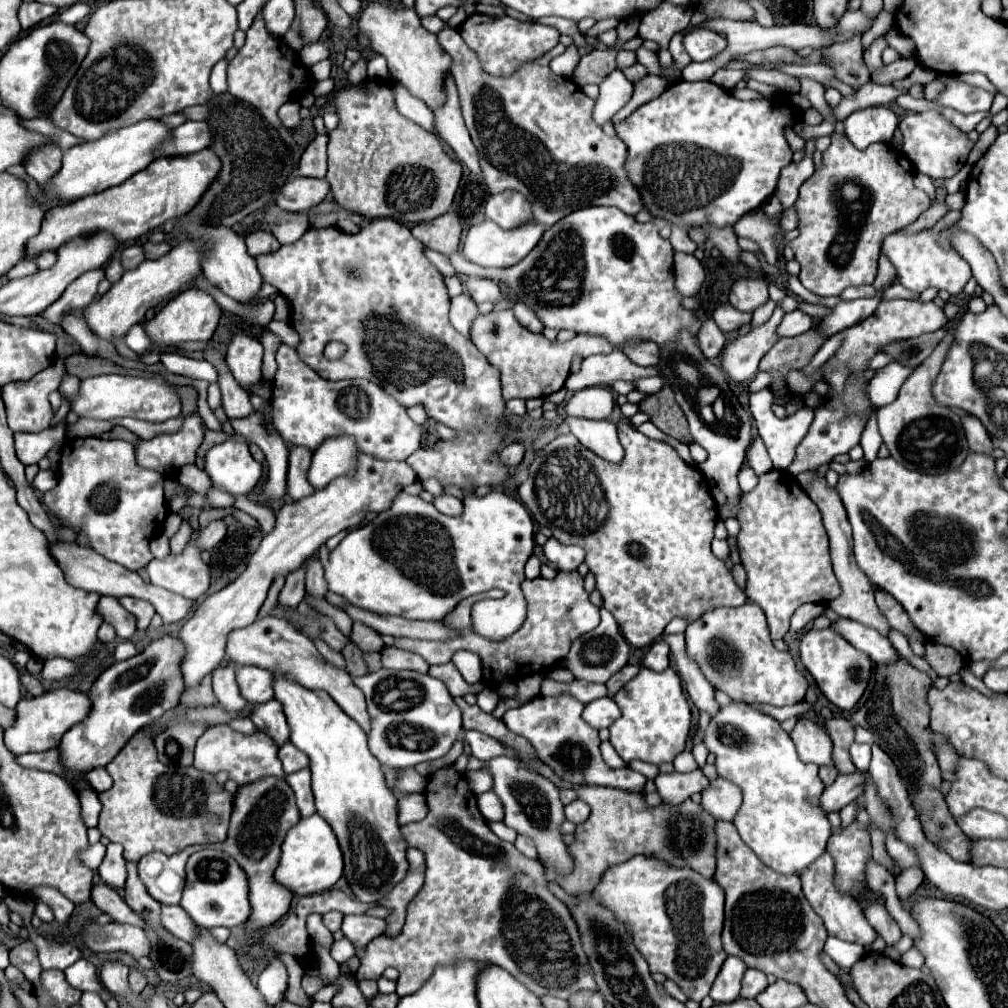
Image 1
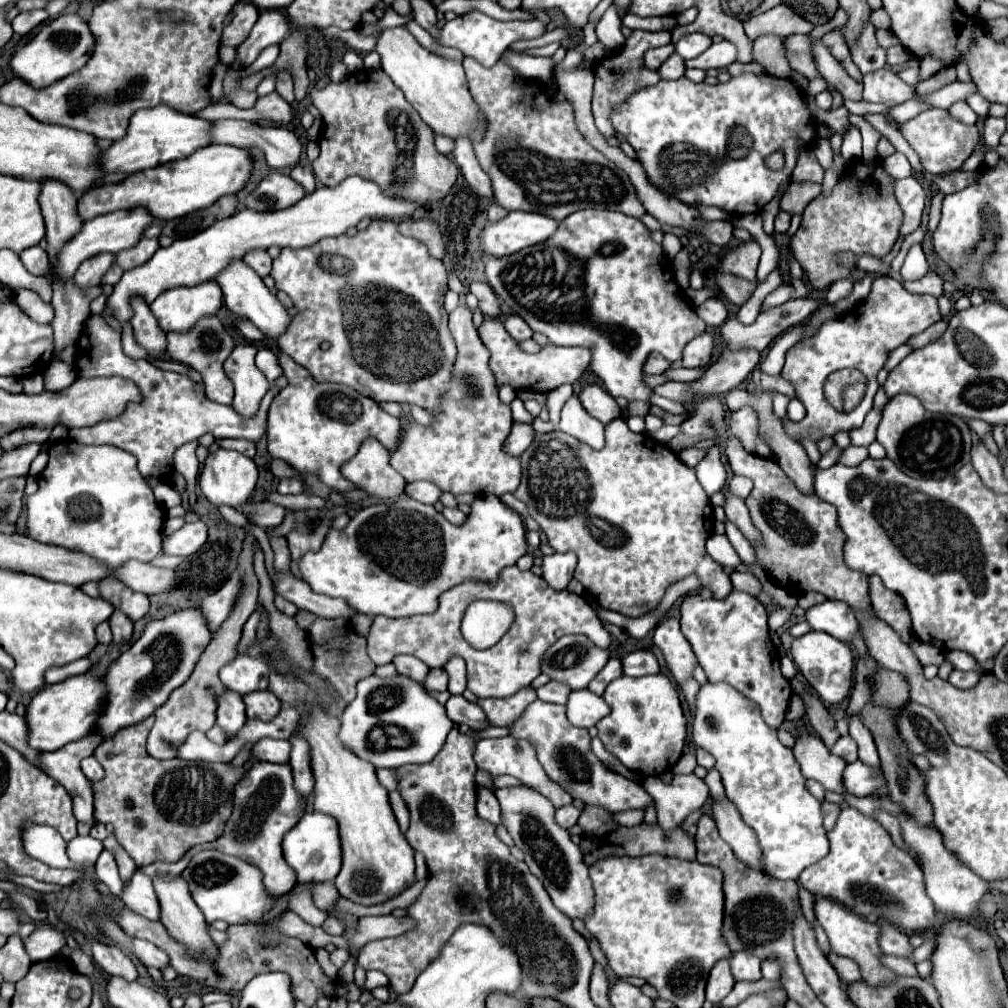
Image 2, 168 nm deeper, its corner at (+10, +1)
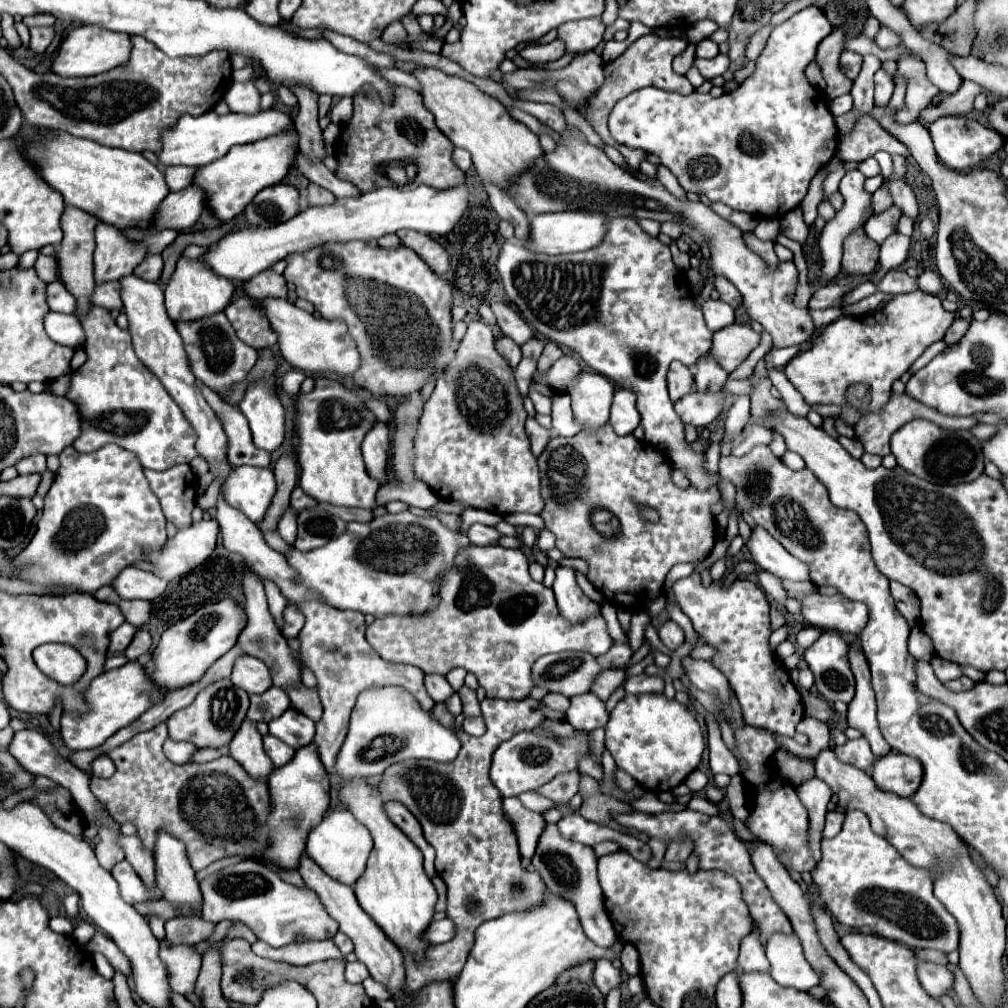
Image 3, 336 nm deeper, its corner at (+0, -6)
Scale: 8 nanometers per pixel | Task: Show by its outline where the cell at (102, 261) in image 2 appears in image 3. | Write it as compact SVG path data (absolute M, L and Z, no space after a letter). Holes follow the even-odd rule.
M98 222L96 226L96 252L94 252L94 278L96 282L120 280L134 272L144 260L146 246L130 240L124 230Z

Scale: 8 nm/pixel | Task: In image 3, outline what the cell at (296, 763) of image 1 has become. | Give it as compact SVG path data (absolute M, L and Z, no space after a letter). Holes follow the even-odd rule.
M266 734L264 736L264 750L266 750L266 754L272 758L272 762L274 762L274 766L284 766L284 764L288 764L290 760L292 760L292 756L294 756L294 748L290 748L288 744L284 744L282 740L278 740L276 736L272 736L272 734Z

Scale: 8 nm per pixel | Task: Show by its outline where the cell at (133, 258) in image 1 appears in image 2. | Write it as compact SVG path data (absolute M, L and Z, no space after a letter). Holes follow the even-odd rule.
M114 261L112 267L108 269L108 273L102 277L102 285L104 285L104 283L106 283L106 285L116 285L116 283L120 281L122 273L124 273L124 269L120 269L120 265L116 265L116 261Z

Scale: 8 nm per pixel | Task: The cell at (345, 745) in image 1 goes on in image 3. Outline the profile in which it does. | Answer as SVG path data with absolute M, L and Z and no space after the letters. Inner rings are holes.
M346 780L344 788L340 790L340 800L346 804L346 808L350 808L356 820L370 830L374 838L366 872L354 884L360 906L382 928L382 932L386 932L386 936L398 944L400 950L410 952L414 960L422 960L426 948L432 946L422 940L422 932L426 932L430 926L434 904L438 900L436 888L422 868L422 852L410 844L408 836L402 836L402 832L390 824L390 818L384 814L384 802L376 796L374 788L366 784L366 780Z

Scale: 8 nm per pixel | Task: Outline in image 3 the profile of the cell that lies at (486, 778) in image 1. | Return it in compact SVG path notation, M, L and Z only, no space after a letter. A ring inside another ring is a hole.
M578 771L568 772L568 774L558 774L552 782L544 784L536 792L550 798L554 802L554 808L566 814L576 814L578 808L570 806L570 798L575 796L579 791L580 773Z

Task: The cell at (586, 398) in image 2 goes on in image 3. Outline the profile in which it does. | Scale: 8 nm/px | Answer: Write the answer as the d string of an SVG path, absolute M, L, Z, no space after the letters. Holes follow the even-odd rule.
M618 388L614 394L614 404L610 412L610 424L618 436L632 434L640 424L640 414L636 410L636 396L630 390Z

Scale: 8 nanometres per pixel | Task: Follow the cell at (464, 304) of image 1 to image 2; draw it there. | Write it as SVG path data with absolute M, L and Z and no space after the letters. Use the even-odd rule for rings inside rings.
M464 303L448 315L448 327L458 345L450 391L442 397L440 411L434 413L430 427L422 427L414 419L408 421L390 463L405 481L430 481L454 495L476 493L480 497L500 497L508 491L512 493L520 485L522 471L520 461L502 451L512 427L512 415L510 407L498 399L494 375L488 369L490 353L472 325L472 311Z

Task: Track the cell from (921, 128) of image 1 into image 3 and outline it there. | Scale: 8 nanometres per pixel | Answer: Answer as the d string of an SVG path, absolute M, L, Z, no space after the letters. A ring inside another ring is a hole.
M966 116L938 118L936 122L930 124L930 136L932 136L932 142L934 142L934 148L936 148L940 162L946 164L948 168L958 170L958 172L964 172L972 166L978 166L984 158L988 158L990 154L994 154L996 150L1000 150L1004 146L1004 138L996 130L992 130L976 120L970 120Z

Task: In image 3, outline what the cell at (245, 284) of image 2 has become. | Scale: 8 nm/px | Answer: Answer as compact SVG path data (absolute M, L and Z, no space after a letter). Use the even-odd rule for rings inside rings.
M266 298L260 300L262 308L272 324L272 328L280 334L278 344L282 350L282 356L300 370L310 372L332 372L340 376L352 376L360 368L360 352L352 336L348 334L348 328L344 320L324 320L314 318L312 314L296 308L288 300L282 298Z

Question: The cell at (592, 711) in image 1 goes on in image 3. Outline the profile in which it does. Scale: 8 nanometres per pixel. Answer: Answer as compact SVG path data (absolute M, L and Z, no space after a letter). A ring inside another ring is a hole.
M592 692L580 694L570 698L570 708L566 710L566 720L576 728L584 732L592 732L600 726L606 726L608 722L608 712L604 708L604 702L598 700Z

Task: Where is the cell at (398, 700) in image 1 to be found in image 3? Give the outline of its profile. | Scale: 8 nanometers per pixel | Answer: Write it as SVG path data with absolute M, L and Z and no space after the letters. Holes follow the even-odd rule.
M372 688L358 696L350 718L348 736L338 752L334 772L342 780L368 778L382 774L388 766L410 760L430 758L436 762L452 762L460 750L456 734L444 728L432 718L430 712L422 710L420 704L402 688Z

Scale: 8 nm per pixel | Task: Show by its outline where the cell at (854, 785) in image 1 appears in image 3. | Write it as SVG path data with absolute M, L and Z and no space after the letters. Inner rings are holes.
M890 752L874 764L872 778L878 788L910 798L922 782L922 764L914 756Z

